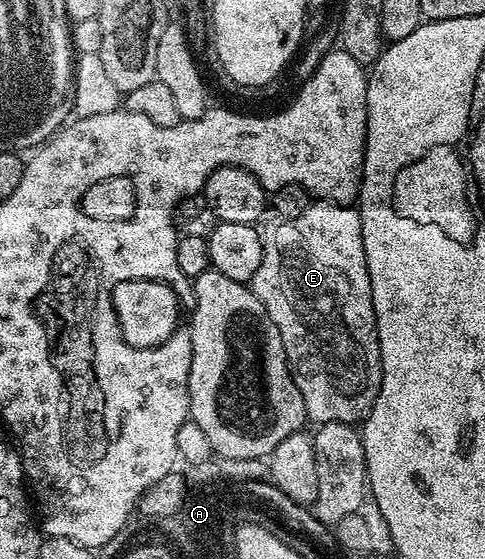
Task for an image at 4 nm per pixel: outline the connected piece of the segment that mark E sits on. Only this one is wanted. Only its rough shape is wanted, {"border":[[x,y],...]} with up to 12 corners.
{"border":[[359,210],[262,234],[249,288],[316,426],[383,368]]}

